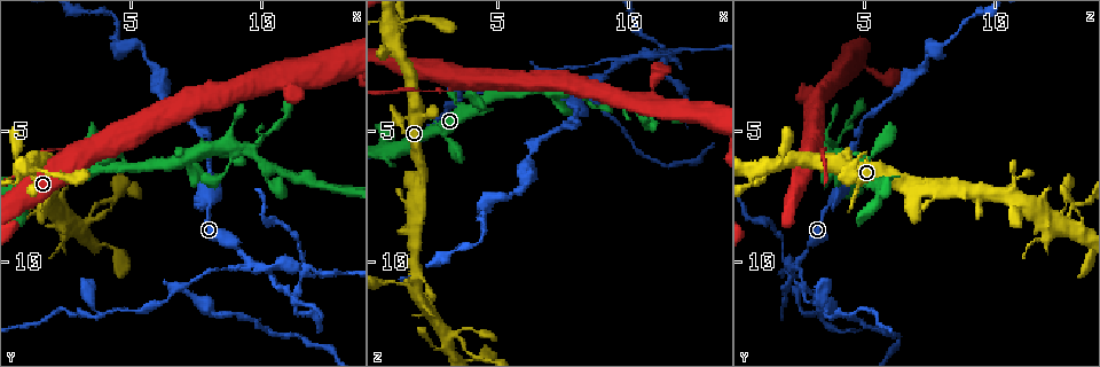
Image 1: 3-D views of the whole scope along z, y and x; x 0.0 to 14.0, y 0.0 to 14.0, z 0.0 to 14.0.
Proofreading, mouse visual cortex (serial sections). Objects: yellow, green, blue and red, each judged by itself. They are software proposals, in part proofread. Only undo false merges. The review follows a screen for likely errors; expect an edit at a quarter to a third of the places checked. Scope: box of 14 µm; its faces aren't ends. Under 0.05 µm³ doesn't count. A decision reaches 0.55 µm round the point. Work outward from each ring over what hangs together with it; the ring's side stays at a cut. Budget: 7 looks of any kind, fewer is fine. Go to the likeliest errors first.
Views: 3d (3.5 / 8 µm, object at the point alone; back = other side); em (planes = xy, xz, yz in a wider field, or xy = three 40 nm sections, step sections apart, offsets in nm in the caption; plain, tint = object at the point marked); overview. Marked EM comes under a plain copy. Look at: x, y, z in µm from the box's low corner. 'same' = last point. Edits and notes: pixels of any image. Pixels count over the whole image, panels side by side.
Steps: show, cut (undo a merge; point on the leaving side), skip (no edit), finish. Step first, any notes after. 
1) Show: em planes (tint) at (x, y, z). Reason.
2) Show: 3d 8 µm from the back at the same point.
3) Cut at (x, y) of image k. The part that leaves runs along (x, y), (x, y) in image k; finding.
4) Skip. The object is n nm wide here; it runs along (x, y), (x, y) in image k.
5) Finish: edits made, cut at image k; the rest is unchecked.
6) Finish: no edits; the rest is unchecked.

Show: 3d 3.5 µm at (9.6, 10.0, 2.4). Sharp bend.

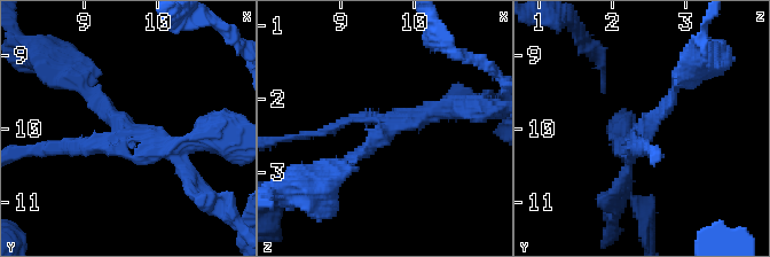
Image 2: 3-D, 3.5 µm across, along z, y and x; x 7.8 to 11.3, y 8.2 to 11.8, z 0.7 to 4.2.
Show: em xy step 2 (tint) at (9.60, 10.00, 2.40). Need the tissue.

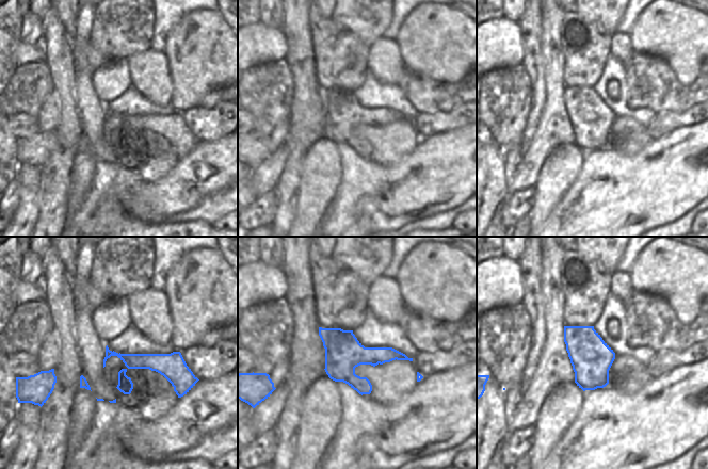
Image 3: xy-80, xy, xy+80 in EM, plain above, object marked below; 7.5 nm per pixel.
Cut at (202, 121) of image 2. The object is 280 nm wide here; the part that leaves runs along (126, 142), (31, 149) in image 2; a second cell is stuck on.

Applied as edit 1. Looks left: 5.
Show: overview.

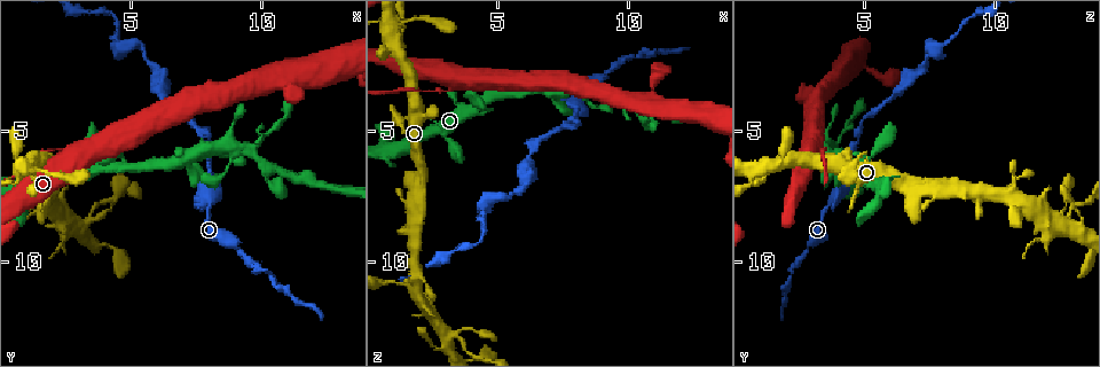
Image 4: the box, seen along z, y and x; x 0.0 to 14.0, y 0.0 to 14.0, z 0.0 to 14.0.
Show: 3d 3.5 µm at (10.0, 5.4, 4.1).

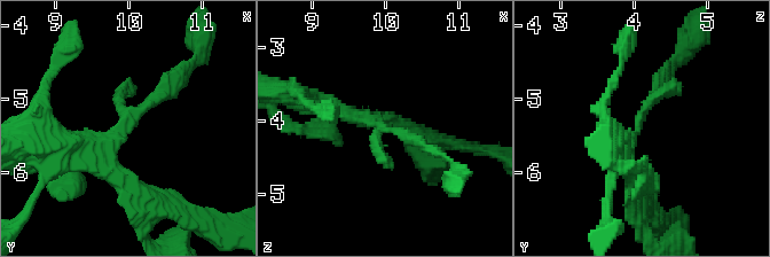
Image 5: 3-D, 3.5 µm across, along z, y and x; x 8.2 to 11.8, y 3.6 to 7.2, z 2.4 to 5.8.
Show: em xy step 1 (tint) at (9.90, 5.35, 4.05). Shape alone is not enough.

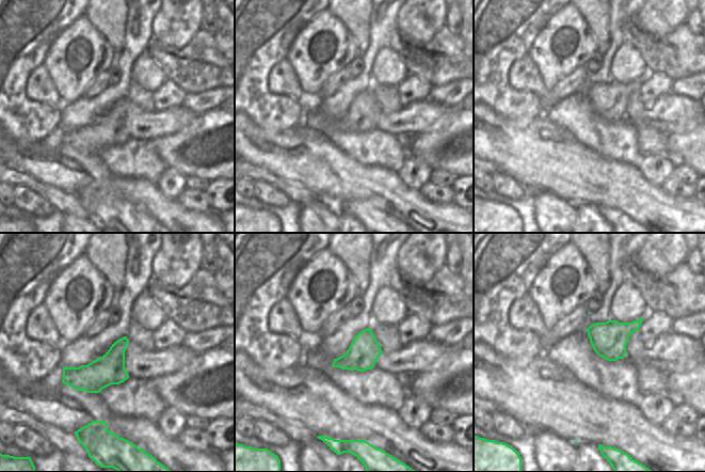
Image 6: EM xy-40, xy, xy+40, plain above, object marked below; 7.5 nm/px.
Skip. It runs along (59, 142), (108, 142), (178, 78) in image 5; continuous, no second cell.

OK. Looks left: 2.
Show: 3d 3.5 µm at (3.2, 5.9, 3.4). Abrupt turn.

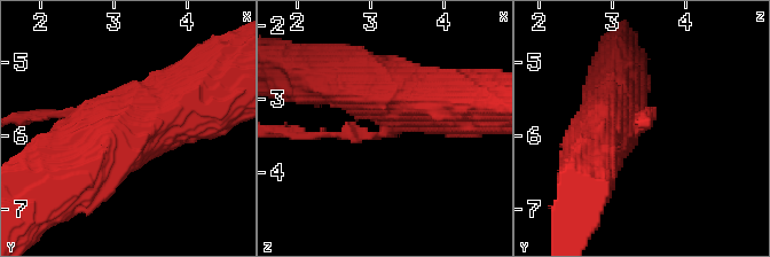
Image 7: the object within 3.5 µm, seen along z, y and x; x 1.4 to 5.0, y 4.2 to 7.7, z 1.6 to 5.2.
Cut at (62, 114) of image 7. Two cells meet here.

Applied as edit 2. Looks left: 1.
Finish: edits made, cut at image 2, cut at image 7; the rest is unchecked.

